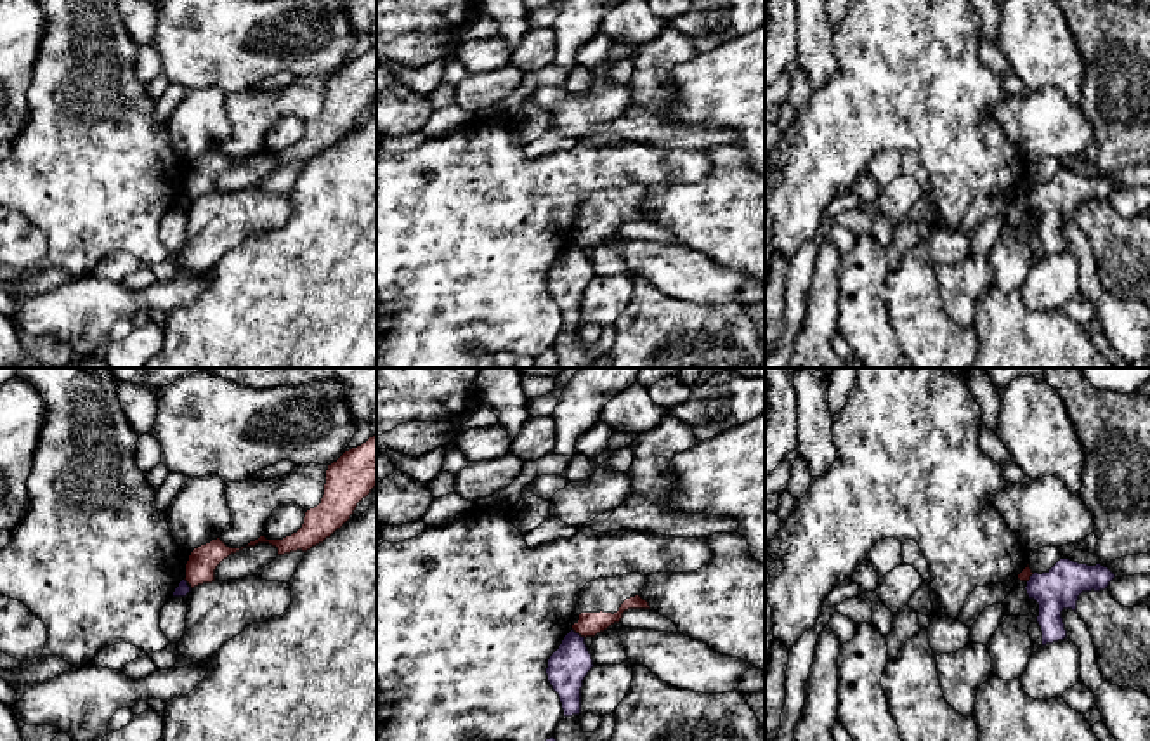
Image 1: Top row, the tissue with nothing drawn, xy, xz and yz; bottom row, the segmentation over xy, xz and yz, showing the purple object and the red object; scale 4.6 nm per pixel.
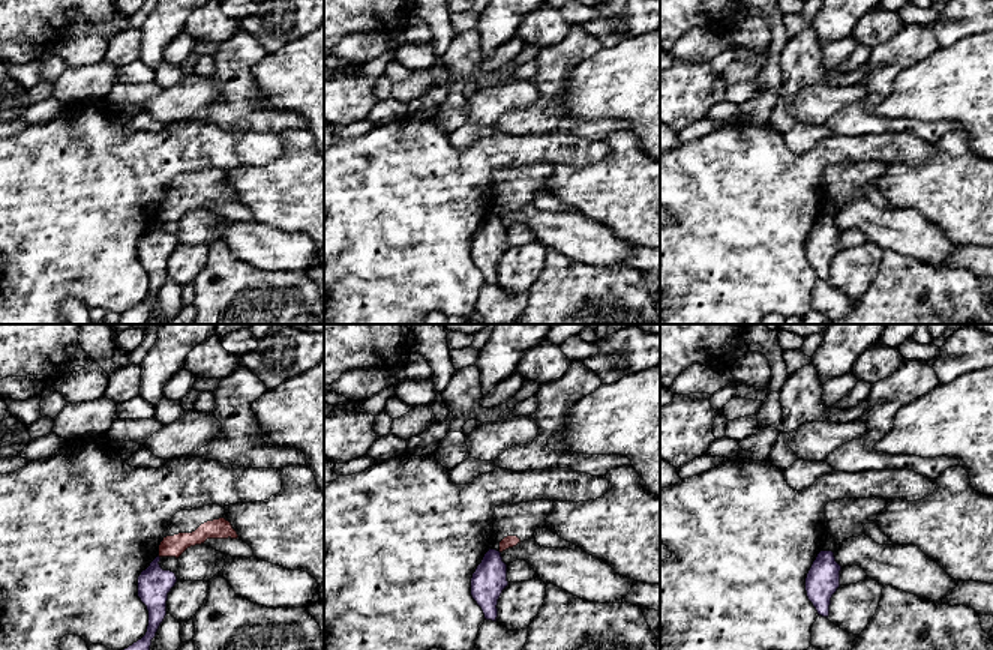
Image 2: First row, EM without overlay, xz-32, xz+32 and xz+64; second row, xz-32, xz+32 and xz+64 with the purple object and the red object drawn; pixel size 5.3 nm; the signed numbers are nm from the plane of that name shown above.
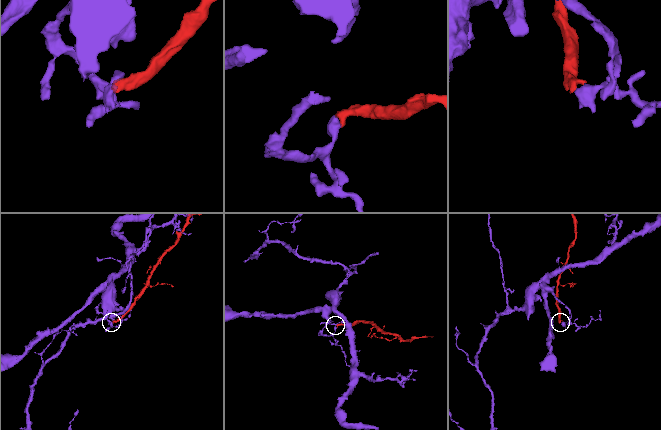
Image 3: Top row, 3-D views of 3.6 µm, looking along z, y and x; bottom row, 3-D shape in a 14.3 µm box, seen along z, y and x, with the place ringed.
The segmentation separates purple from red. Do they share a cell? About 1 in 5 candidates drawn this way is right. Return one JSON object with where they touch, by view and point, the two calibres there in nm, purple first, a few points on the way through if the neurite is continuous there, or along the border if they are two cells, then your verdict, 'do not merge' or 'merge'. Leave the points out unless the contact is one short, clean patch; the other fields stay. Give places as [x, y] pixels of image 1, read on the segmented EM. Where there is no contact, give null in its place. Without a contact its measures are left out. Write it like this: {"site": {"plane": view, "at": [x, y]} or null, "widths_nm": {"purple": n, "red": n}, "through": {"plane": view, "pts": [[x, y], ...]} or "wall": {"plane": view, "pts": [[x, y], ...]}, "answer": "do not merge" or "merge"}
{"site": {"plane": "xz", "at": [578, 634]}, "widths_nm": {"purple": 190, "red": 110}, "wall": {"plane": "xz", "pts": [[573, 629], [585, 637]]}, "answer": "do not merge"}

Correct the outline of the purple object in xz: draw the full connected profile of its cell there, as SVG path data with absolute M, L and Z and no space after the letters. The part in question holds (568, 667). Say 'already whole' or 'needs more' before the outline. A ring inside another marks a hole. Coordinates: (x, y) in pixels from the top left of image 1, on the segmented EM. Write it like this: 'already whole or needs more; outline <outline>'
already whole; outline M571 630L550 656L546 668L548 682L560 698L564 717L581 713L583 680L593 666L585 637Z

